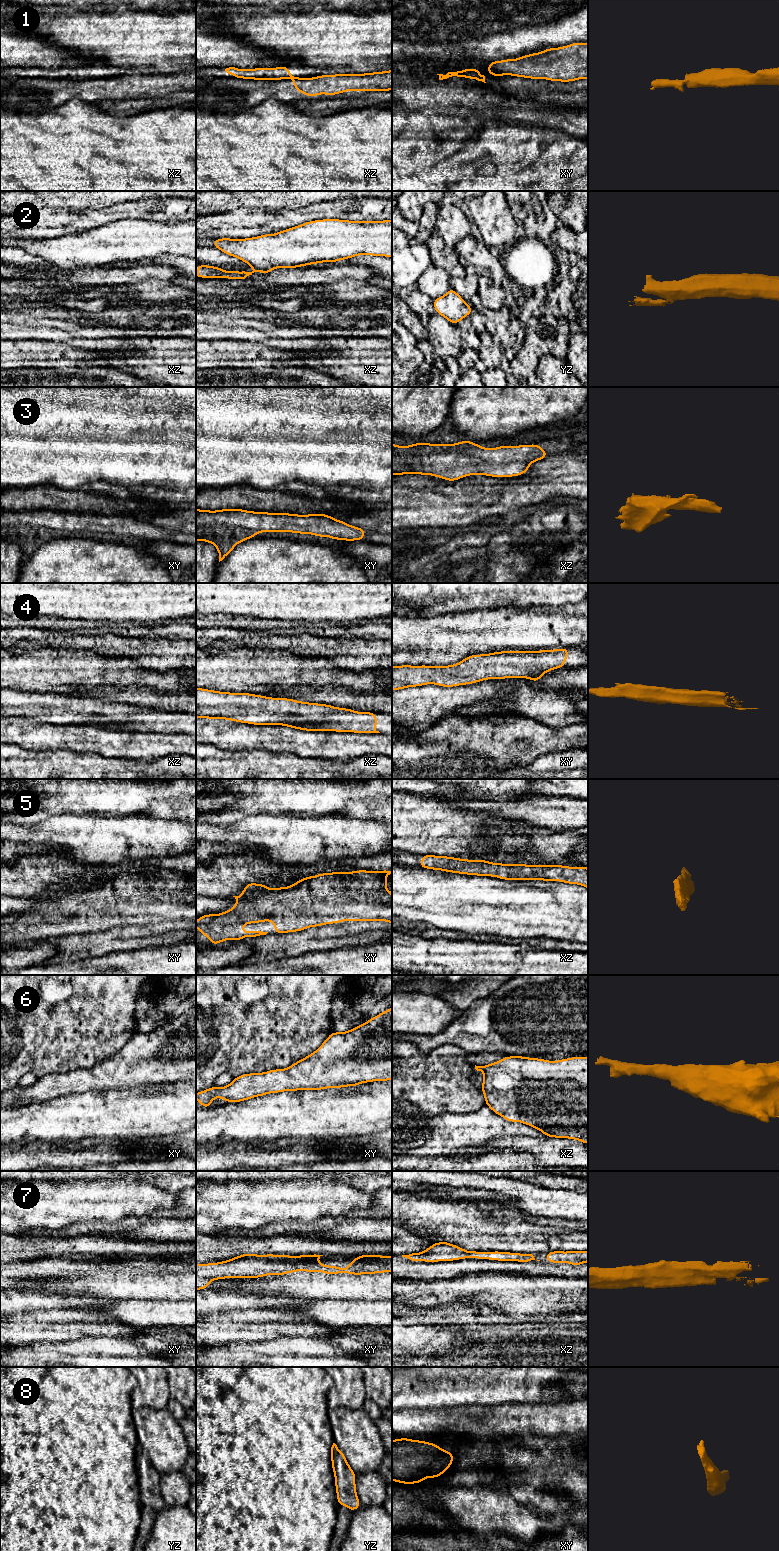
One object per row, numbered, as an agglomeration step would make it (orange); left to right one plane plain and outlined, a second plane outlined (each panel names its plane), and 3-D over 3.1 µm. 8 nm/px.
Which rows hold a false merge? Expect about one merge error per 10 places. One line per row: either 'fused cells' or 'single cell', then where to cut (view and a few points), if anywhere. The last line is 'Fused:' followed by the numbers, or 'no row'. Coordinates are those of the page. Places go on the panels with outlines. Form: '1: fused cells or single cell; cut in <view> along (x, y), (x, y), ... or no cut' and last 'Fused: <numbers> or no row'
1: fused cells; cut in xz along (298, 77), (293, 79)
2: fused cells; cut in xz along (254, 268), (269, 270)
3: single cell; no cut
4: single cell; no cut
5: single cell; no cut
6: single cell; no cut
7: single cell; no cut
8: single cell; no cut
Fused: 1, 2

